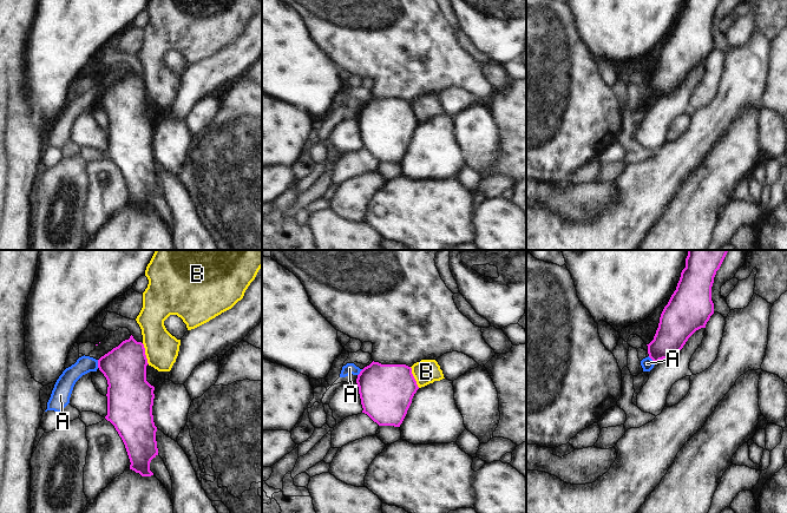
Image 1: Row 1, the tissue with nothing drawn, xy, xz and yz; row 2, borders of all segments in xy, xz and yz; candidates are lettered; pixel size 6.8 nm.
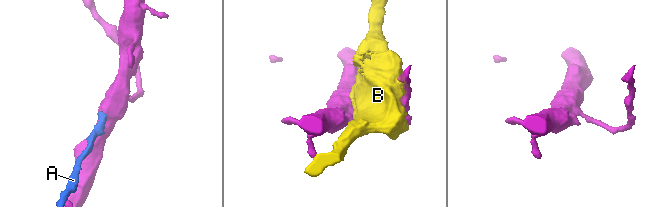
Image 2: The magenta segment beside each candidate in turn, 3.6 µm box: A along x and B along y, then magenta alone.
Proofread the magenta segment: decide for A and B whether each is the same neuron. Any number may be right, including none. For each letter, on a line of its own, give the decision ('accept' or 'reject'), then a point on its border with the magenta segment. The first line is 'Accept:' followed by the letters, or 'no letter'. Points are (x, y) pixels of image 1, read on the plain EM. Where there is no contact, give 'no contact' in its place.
Accept: no letter
A: reject; contact xy (98, 99)
B: reject; contact xy (144, 90)

